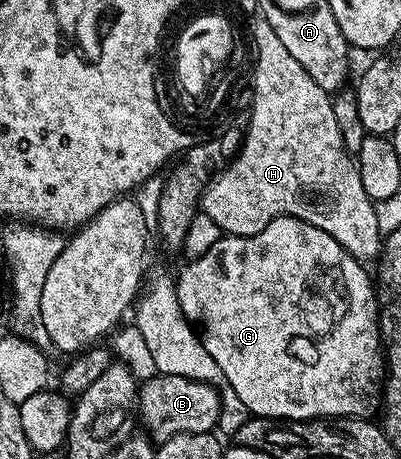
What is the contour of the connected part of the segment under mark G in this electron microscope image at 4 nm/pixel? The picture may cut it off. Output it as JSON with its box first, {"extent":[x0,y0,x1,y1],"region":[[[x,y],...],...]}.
{"extent":[174,214,385,422],"region":[[[282,214],[269,220],[269,224],[265,224],[265,228],[253,236],[222,236],[204,255],[192,258],[186,264],[188,266],[174,279],[175,297],[180,302],[181,312],[197,327],[206,352],[216,360],[224,373],[224,380],[245,404],[248,415],[300,422],[306,418],[371,418],[374,410],[376,413],[380,409],[381,395],[385,390],[385,351],[379,336],[377,290],[372,275],[371,278],[367,275],[368,267],[345,252],[345,248],[341,248],[341,244],[337,244],[329,232],[321,232],[321,228],[294,218],[292,214]]]}

